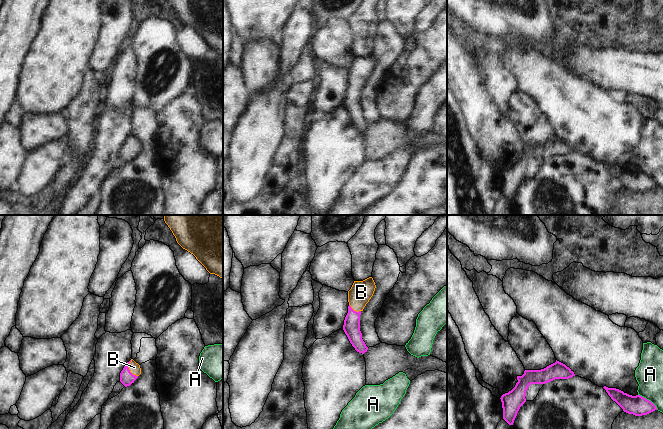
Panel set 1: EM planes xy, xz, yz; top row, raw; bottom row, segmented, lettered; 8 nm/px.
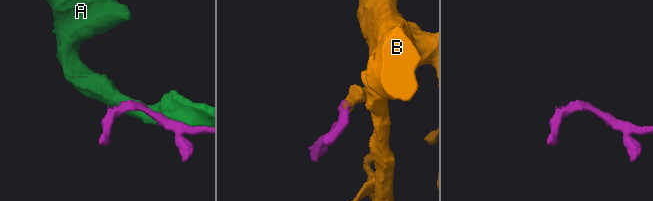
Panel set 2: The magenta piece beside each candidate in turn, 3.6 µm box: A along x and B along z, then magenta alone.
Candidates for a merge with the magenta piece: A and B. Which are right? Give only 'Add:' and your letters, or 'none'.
Add: B

